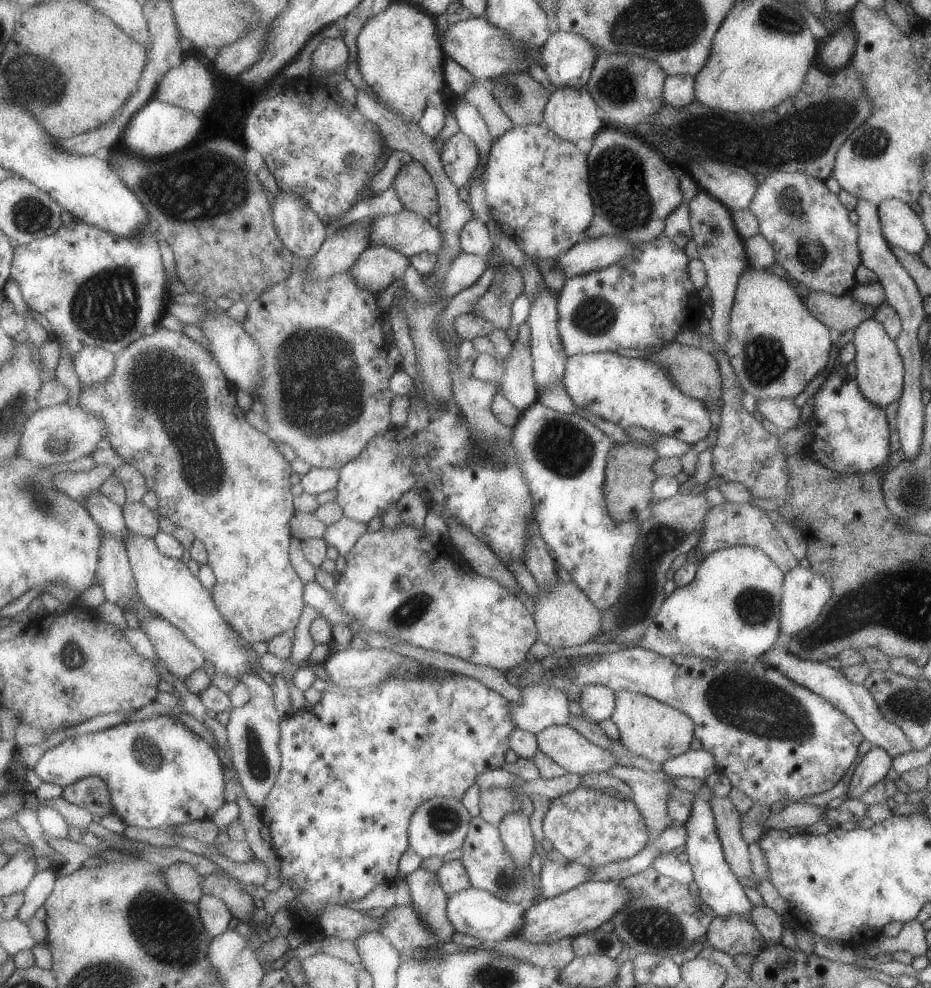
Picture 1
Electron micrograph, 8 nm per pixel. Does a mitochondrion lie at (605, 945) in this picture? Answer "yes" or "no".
yes

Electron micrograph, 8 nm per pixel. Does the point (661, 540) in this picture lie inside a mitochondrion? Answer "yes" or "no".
yes

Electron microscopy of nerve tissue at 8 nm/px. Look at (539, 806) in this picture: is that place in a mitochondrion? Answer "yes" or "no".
no

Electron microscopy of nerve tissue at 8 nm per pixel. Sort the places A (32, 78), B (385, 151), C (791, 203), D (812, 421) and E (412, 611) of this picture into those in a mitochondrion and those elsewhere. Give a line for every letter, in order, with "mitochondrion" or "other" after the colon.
A: mitochondrion
B: other
C: mitochondrion
D: other
E: mitochondrion

